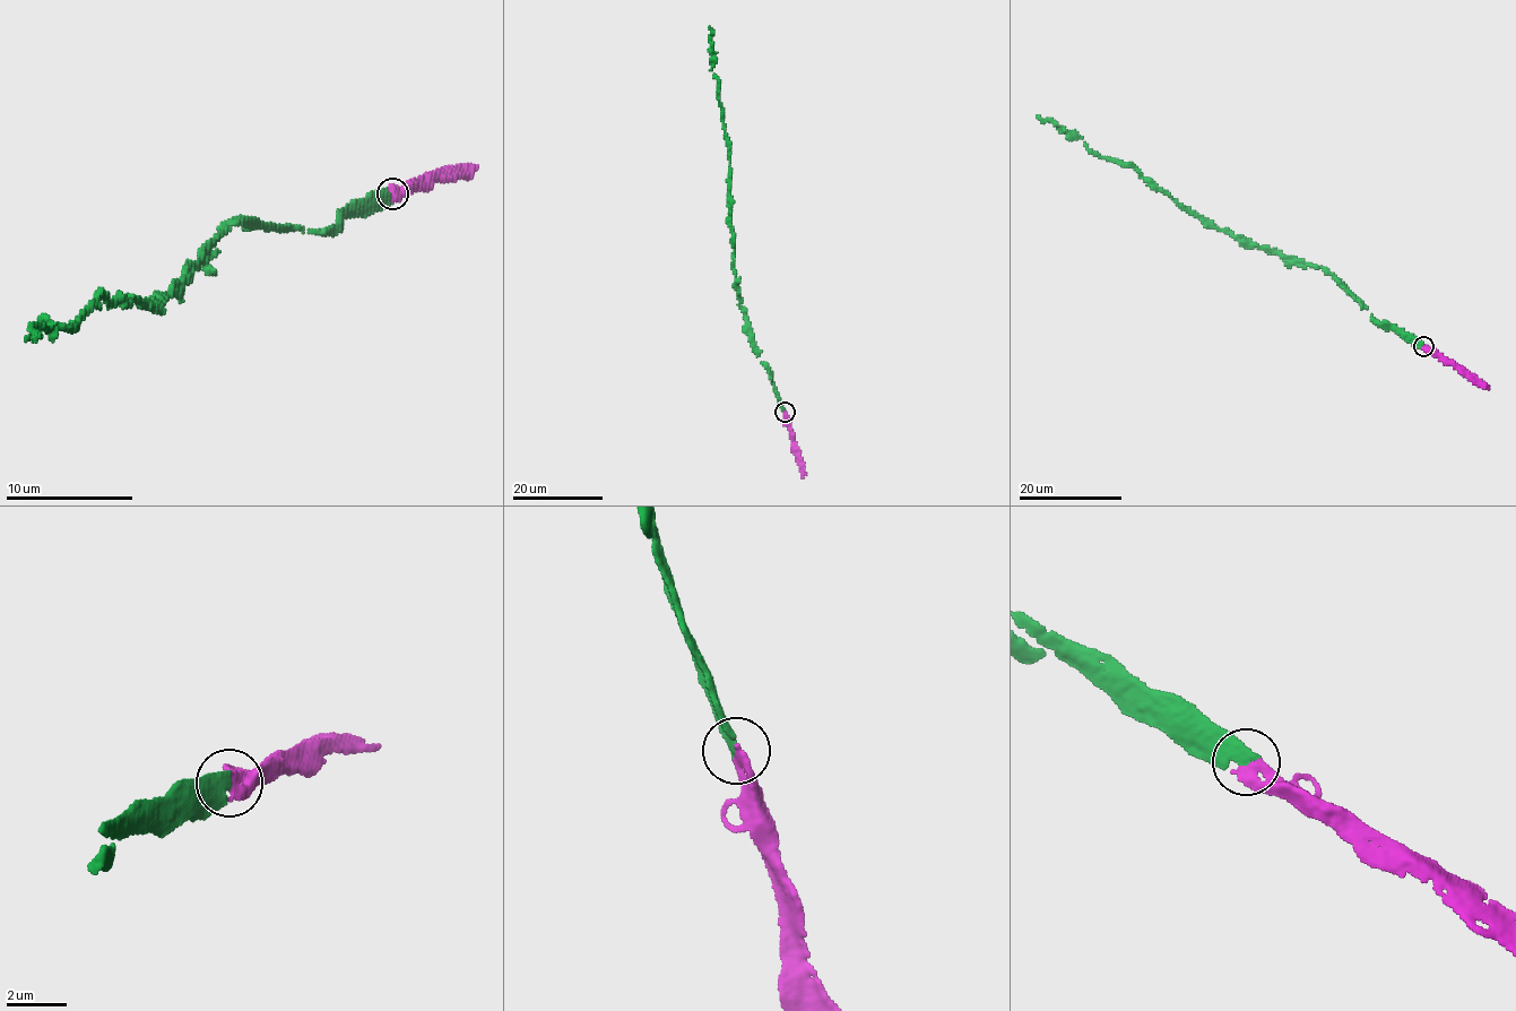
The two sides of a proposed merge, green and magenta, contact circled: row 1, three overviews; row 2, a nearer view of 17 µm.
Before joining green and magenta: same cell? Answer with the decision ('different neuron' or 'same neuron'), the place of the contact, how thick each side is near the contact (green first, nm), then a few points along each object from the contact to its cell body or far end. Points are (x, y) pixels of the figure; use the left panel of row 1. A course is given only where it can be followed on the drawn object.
same neuron; place (392, 193); calibres 360 and 400 nm; course green (393, 192), (329, 233), (224, 225), (181, 300), (154, 311), (98, 292), (77, 329), (48, 320), (25, 340); course magenta (393, 192), (445, 166), (475, 170)

